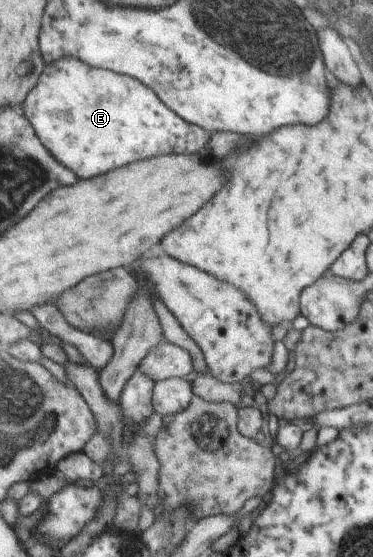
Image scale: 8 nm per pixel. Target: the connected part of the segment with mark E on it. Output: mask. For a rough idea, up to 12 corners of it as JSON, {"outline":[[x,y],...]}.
{"outline":[[77,58],[23,106],[79,178],[205,151],[131,76]]}

